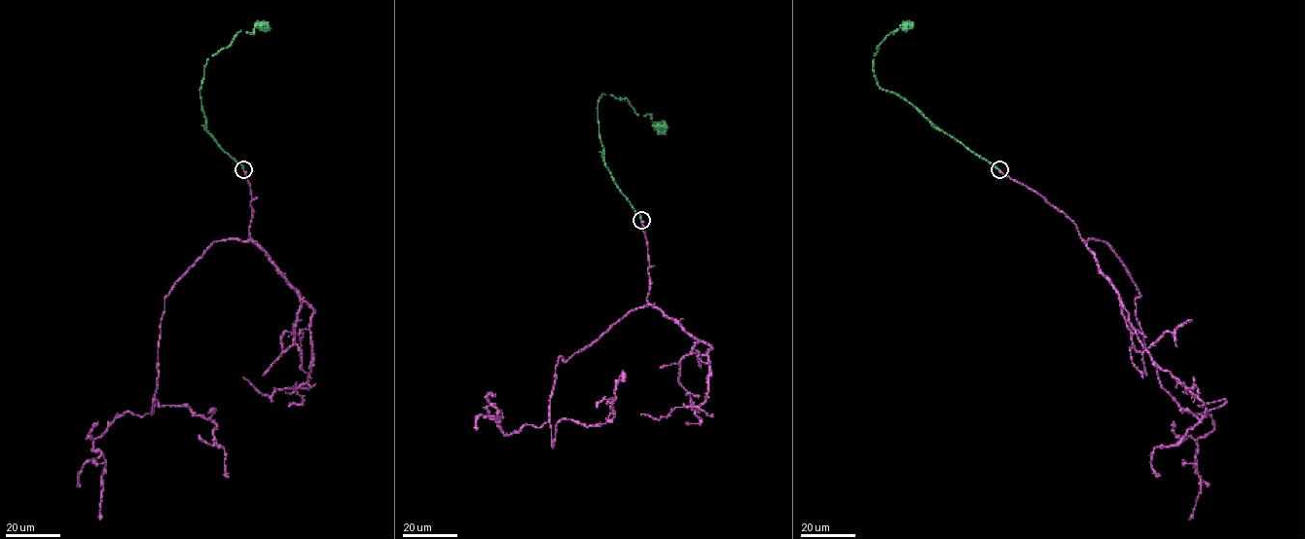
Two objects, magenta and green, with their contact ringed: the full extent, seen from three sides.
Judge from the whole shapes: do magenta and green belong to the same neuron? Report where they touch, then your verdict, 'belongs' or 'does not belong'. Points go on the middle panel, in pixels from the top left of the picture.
place (641, 220); does not belong

